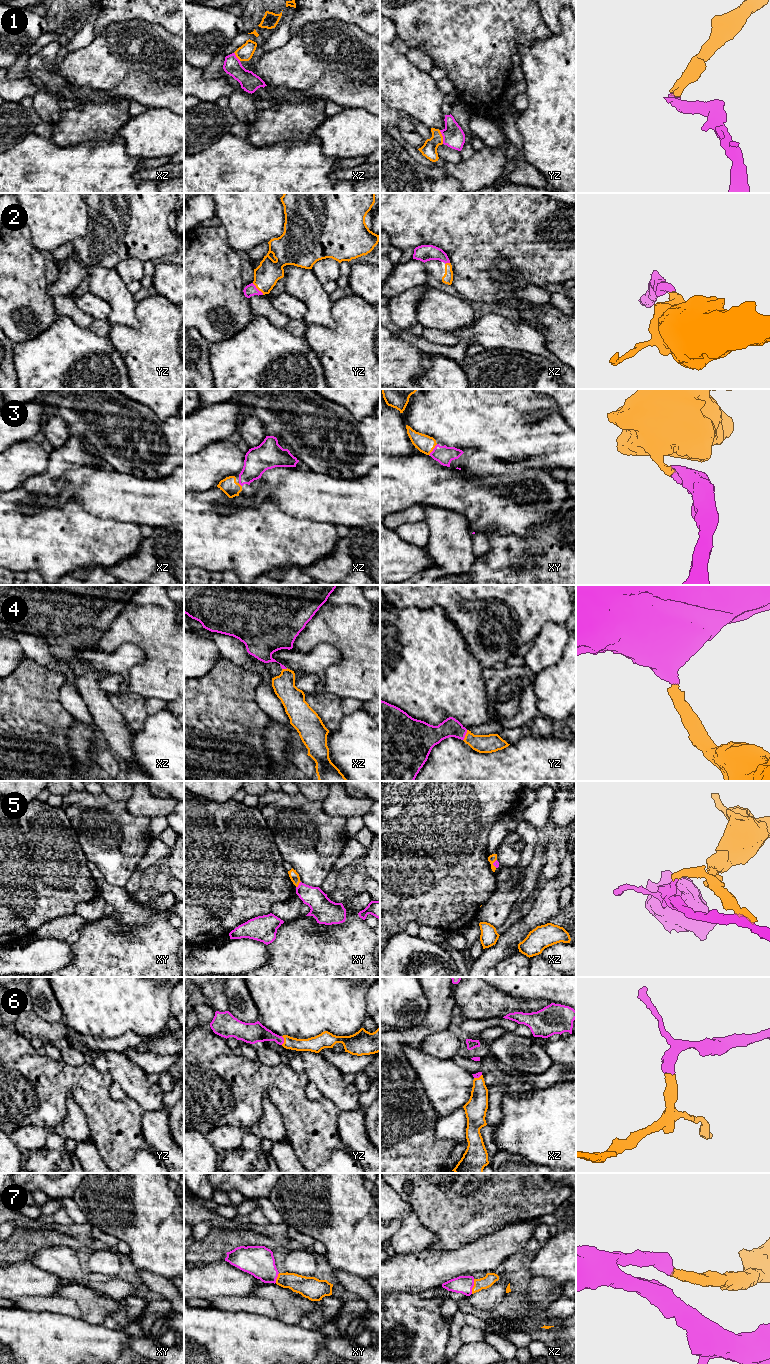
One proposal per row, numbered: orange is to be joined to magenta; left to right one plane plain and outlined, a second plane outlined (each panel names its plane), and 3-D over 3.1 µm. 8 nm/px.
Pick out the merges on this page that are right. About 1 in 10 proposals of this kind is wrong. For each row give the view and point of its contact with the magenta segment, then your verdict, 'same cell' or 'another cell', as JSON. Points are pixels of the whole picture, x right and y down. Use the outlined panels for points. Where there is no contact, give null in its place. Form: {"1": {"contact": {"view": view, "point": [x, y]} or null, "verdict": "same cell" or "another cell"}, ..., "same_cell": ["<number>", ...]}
{"1": {"contact": {"view": "yz", "point": [443, 137]}, "verdict": "same cell"}, "2": {"contact": {"view": "yz", "point": [257, 289]}, "verdict": "same cell"}, "3": {"contact": {"view": "xy", "point": [433, 450]}, "verdict": "same cell"}, "4": {"contact": {"view": "yz", "point": [465, 734]}, "verdict": "same cell"}, "5": {"contact": {"view": "xy", "point": [299, 884]}, "verdict": "same cell"}, "6": {"contact": {"view": "yz", "point": [283, 1040]}, "verdict": "same cell"}, "7": {"contact": {"view": "xz", "point": [473, 1285]}, "verdict": "same cell"}, "same_cell": ["1", "2", "3", "4", "5", "6", "7"]}

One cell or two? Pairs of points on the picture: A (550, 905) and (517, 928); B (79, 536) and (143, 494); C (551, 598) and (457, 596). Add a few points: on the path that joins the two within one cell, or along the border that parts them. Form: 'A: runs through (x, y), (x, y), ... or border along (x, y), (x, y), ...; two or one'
A: runs through (542, 911), (525, 924); one
B: border along (97, 516), (129, 521), (131, 523); two
C: runs through (528, 596), (480, 596); one

